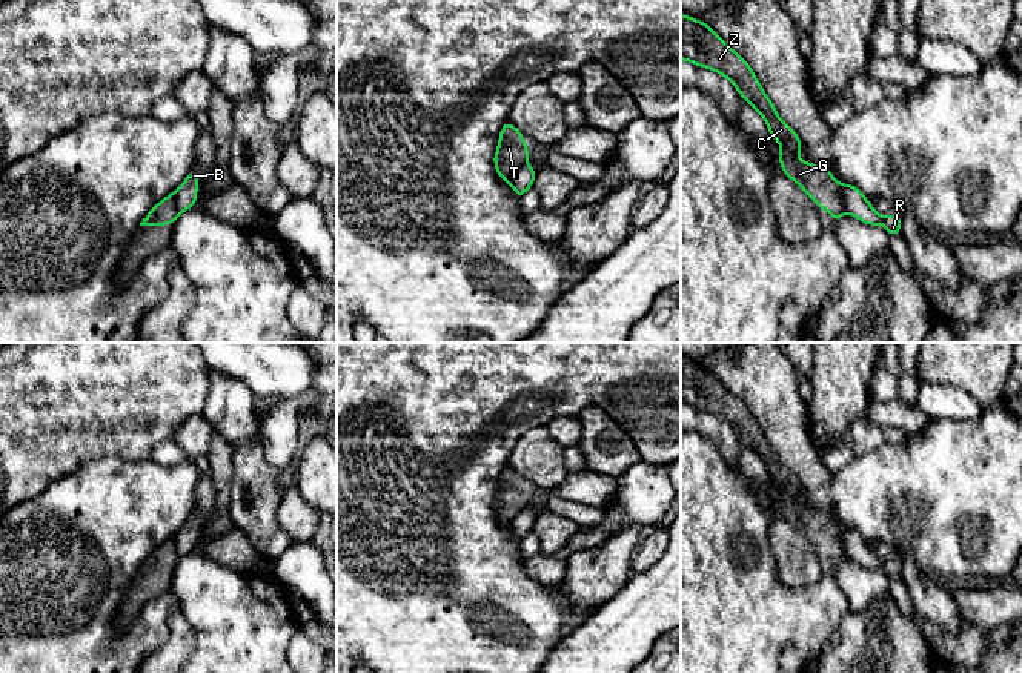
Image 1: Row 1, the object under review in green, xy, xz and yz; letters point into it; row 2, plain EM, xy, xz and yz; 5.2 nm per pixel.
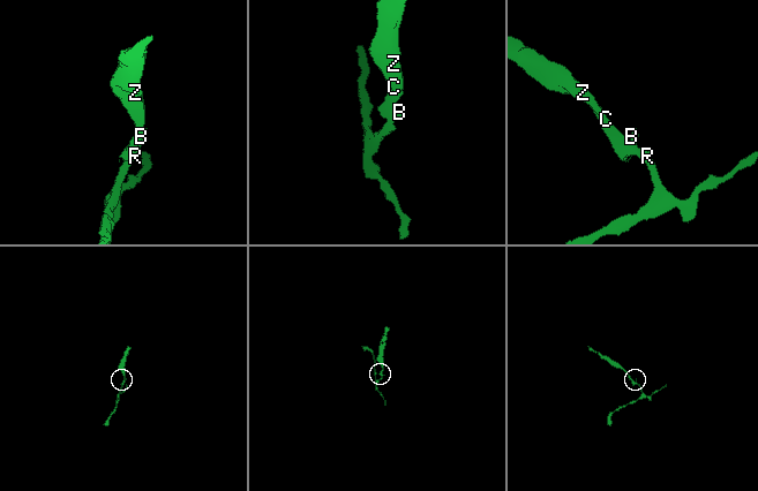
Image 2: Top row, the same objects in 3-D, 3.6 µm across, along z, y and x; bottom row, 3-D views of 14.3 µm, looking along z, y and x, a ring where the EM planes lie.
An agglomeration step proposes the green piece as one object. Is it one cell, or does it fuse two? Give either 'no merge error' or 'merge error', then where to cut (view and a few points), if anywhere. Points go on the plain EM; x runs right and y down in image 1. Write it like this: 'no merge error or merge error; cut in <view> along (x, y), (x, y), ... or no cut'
merge error; cut in yz along (842, 529), (842, 550), (847, 555)

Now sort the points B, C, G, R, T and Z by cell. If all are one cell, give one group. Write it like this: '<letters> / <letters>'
B R / C G T Z

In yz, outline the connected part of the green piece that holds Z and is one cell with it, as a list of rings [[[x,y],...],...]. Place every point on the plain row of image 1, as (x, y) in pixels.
[[[681,358],[681,404],[687,404],[696,410],[708,412],[724,419],[739,435],[741,441],[765,464],[771,482],[782,489],[779,496],[782,516],[788,519],[790,524],[793,524],[801,533],[804,533],[821,553],[828,555],[833,567],[838,567],[842,558],[847,556],[844,553],[844,529],[833,522],[830,513],[810,509],[798,501],[802,490],[801,482],[779,462],[776,452],[771,449],[748,407],[738,396],[735,396],[705,366],[695,364],[685,358]]]

